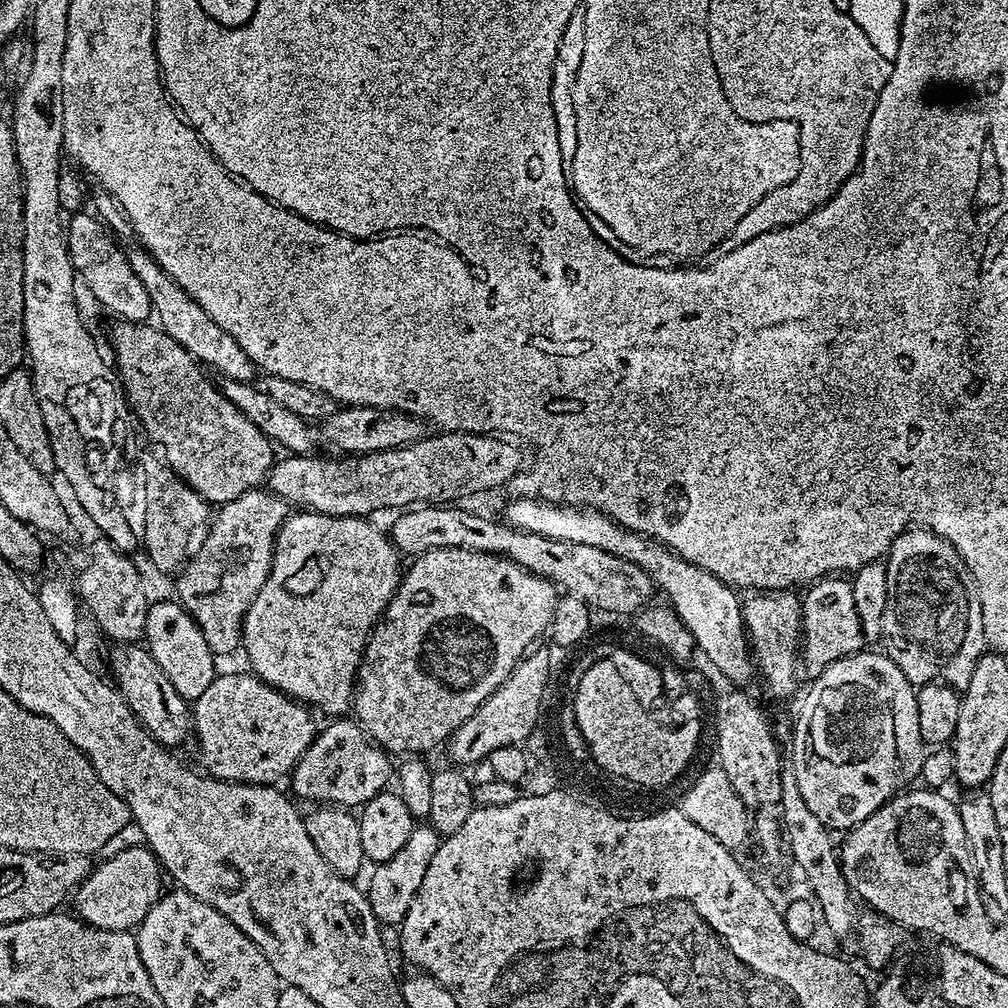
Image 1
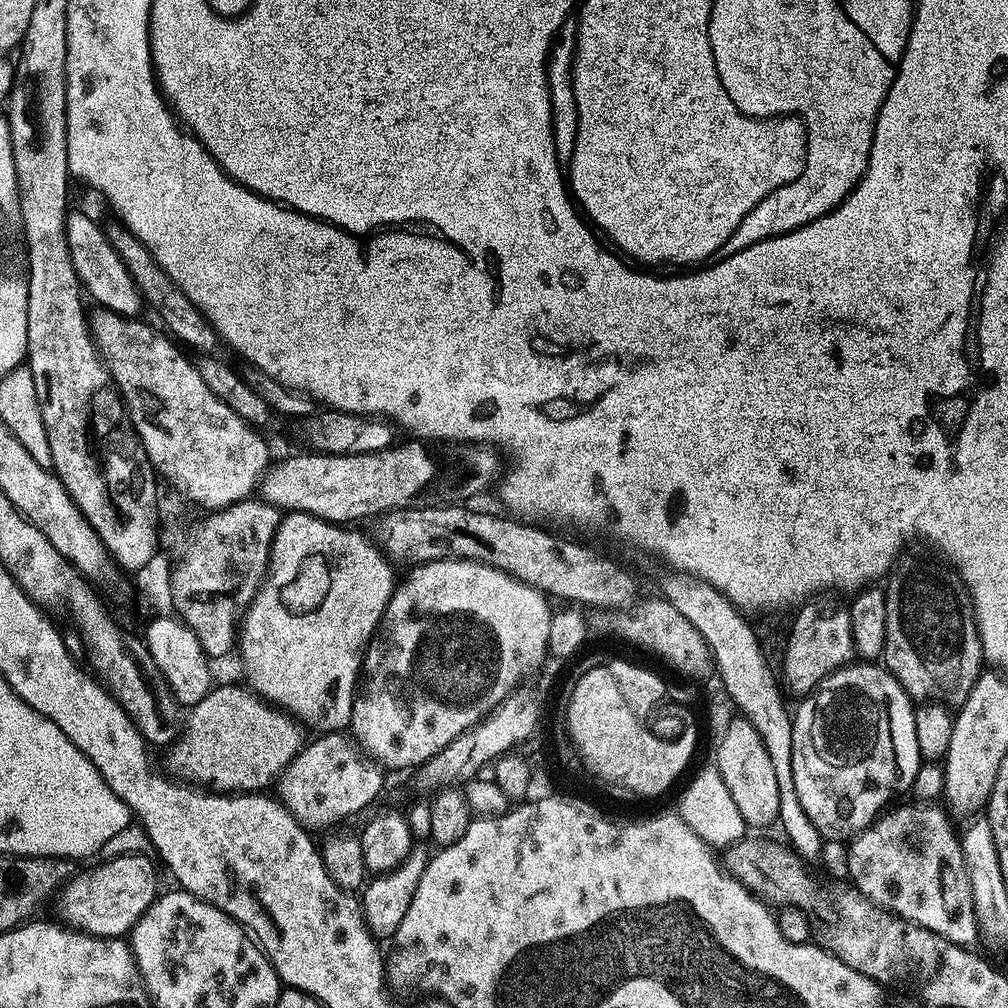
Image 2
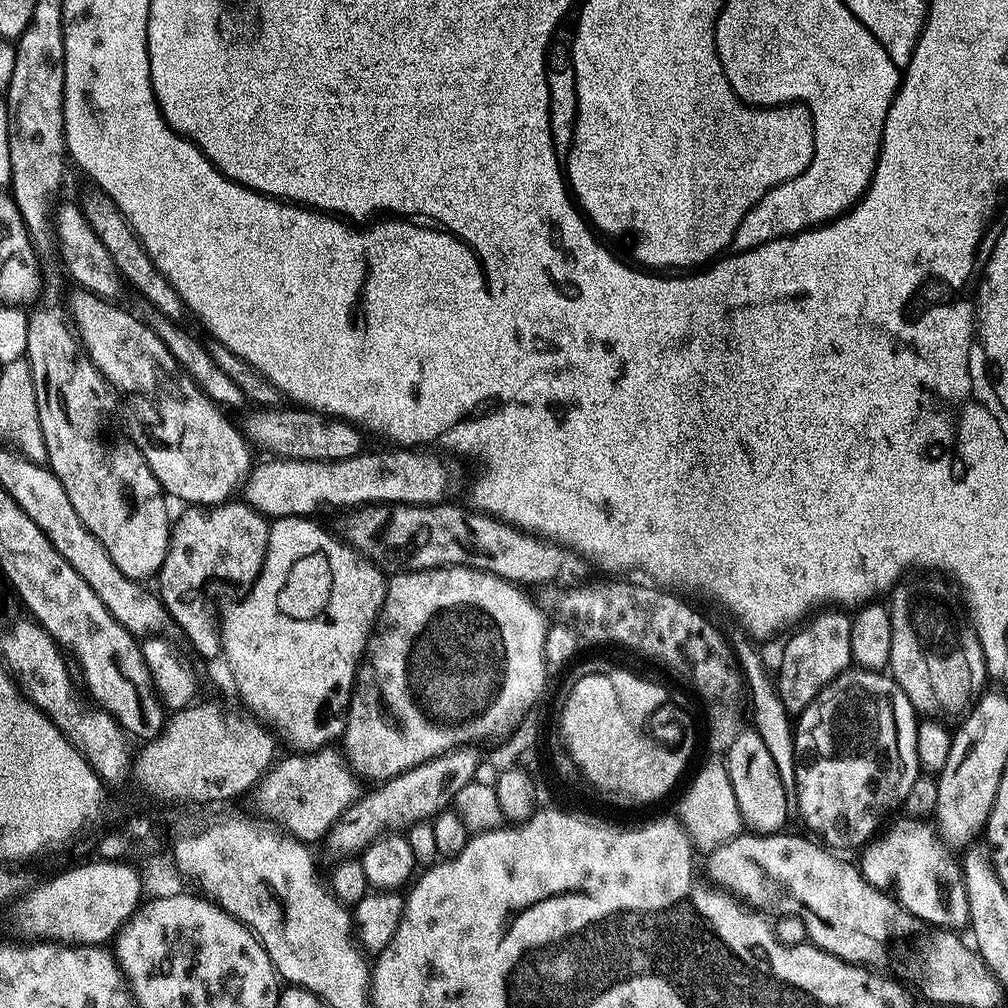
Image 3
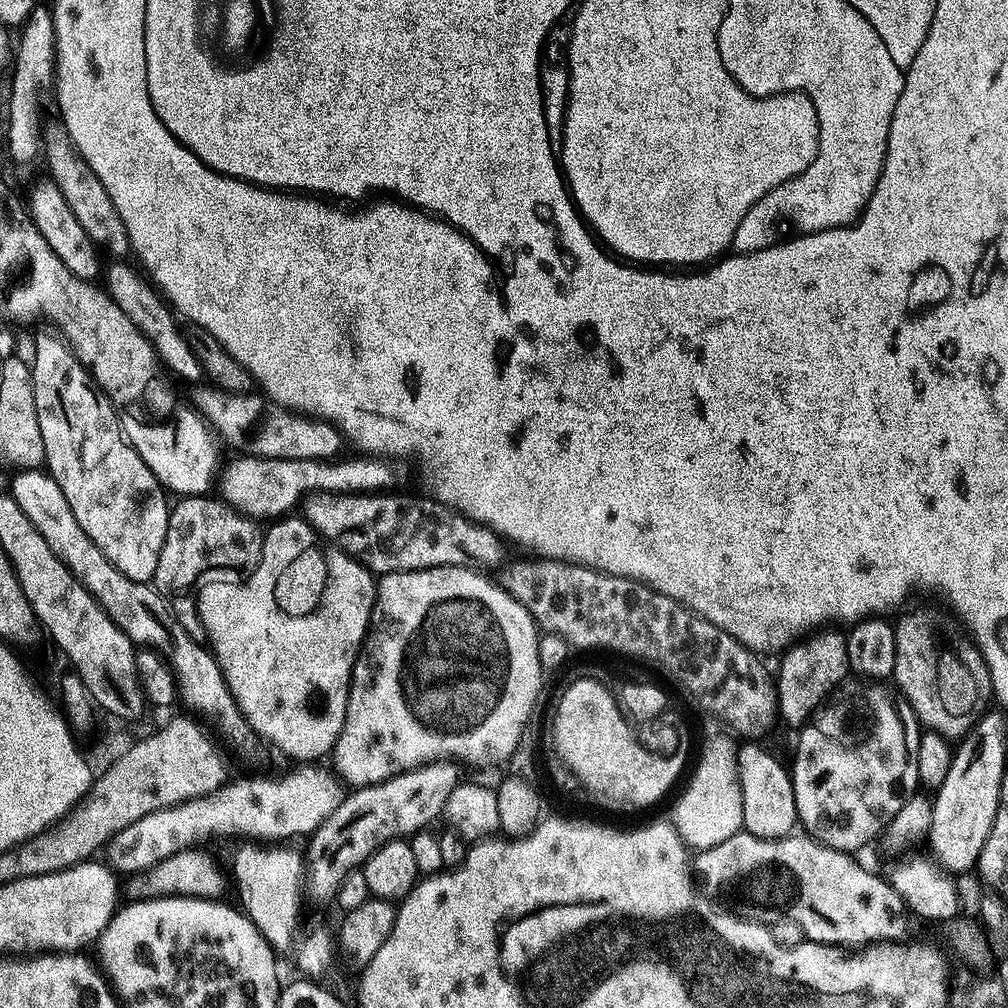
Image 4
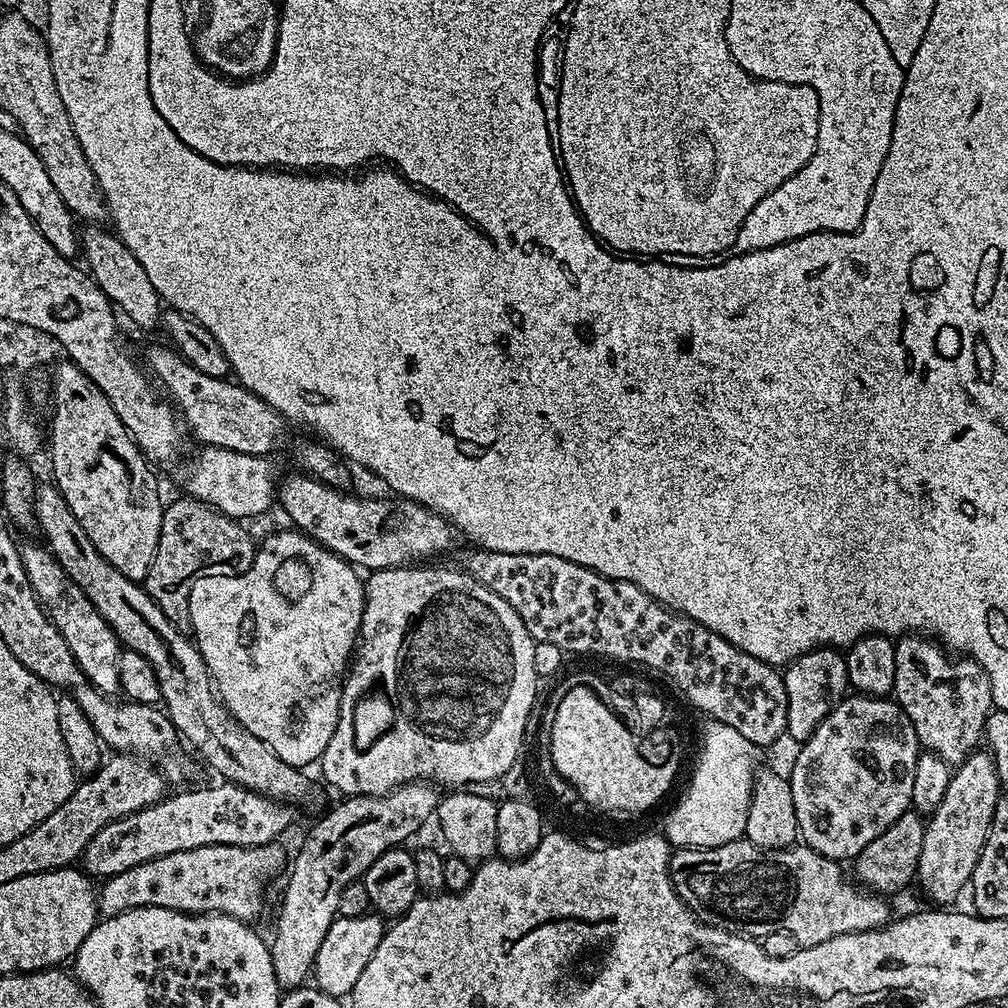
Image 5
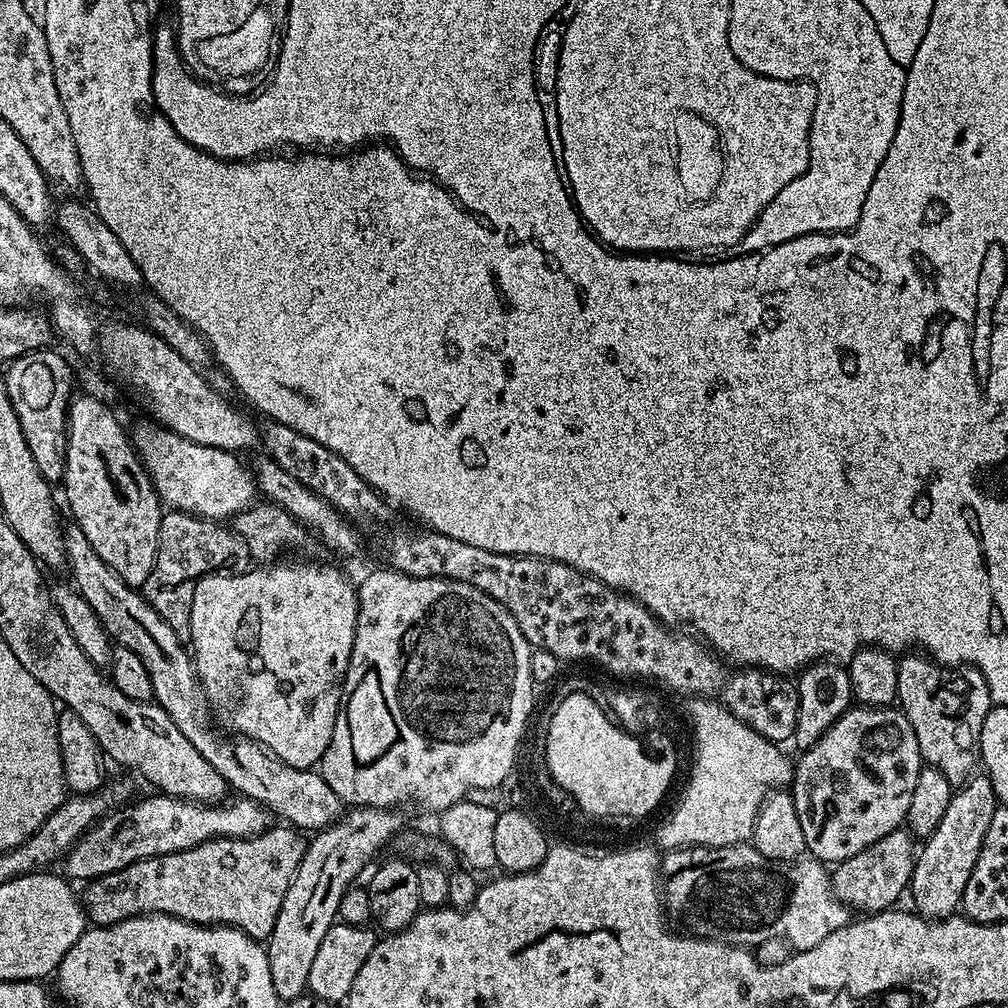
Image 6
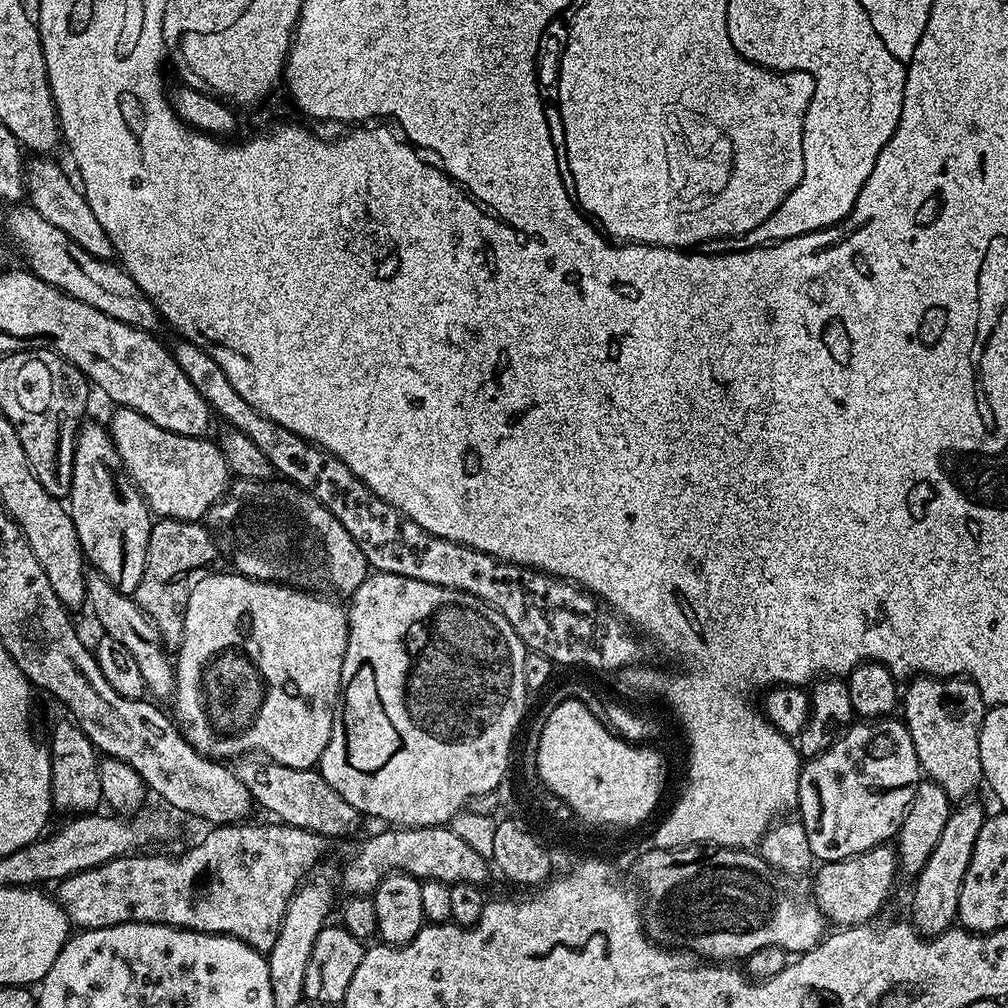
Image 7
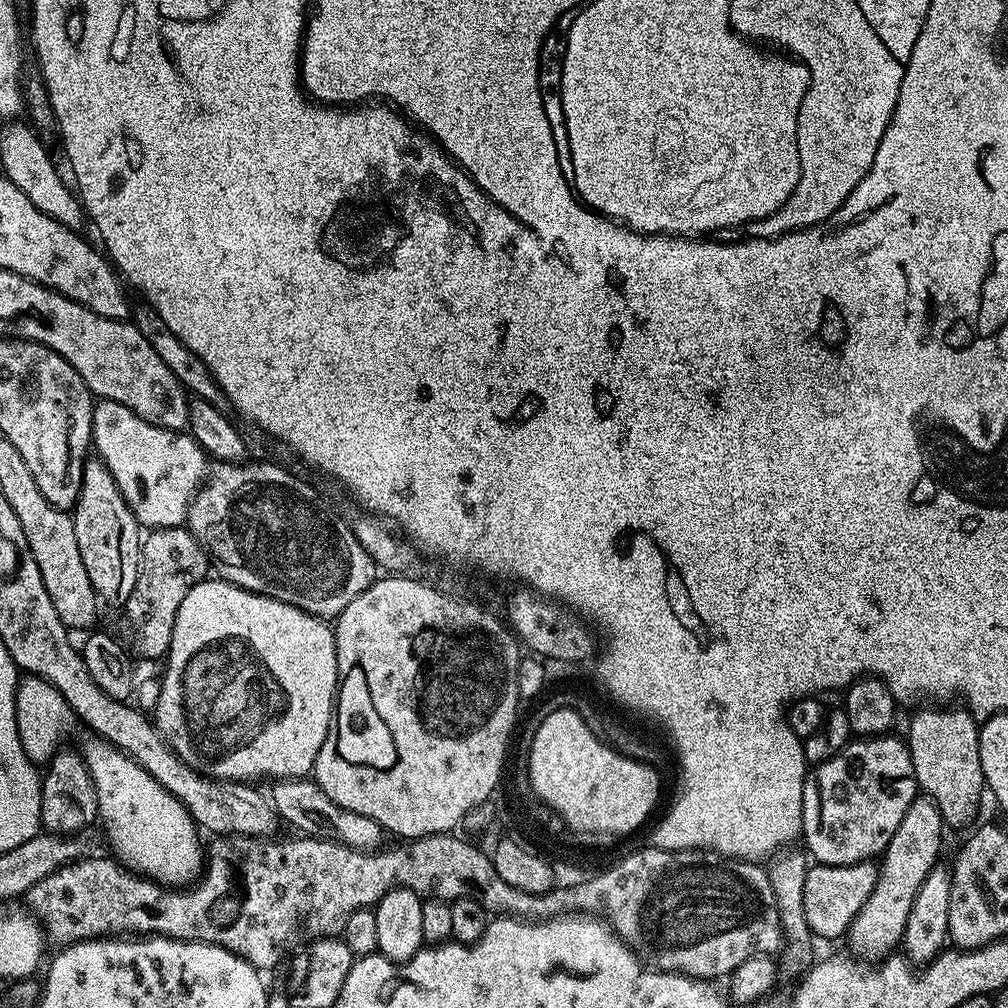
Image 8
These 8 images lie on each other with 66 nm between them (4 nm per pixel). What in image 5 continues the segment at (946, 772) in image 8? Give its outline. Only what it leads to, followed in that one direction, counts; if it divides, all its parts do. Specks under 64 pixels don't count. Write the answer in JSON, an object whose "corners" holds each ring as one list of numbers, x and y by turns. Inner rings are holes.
{"corners":[[905,634,895,641,895,646,892,692,896,703,910,718,921,749,938,754,947,764,959,766,968,755,977,751,979,744,976,743,979,740,981,743,988,714,994,708,992,687,984,667,971,658,953,658,935,639,924,634]]}

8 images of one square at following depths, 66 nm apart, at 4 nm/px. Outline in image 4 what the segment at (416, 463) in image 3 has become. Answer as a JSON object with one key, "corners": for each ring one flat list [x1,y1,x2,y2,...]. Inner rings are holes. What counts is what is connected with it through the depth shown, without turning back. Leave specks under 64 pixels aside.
{"corners":[[251,454,237,456,240,457,230,461,225,468,223,465,219,473,218,488,220,484,221,492,219,495,225,504,257,522,283,517,309,492,346,492,349,494,378,492,387,489,384,487,390,485,394,478,391,468,386,465,389,463,369,456,357,456,358,458,342,462,310,459,271,460]]}

